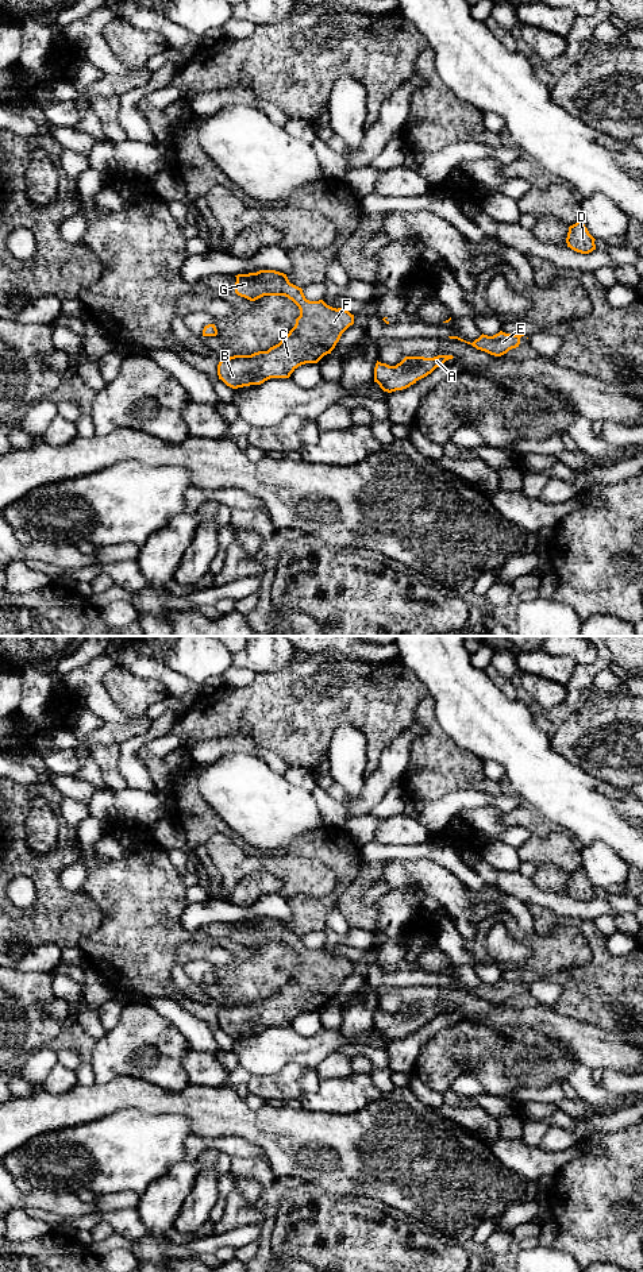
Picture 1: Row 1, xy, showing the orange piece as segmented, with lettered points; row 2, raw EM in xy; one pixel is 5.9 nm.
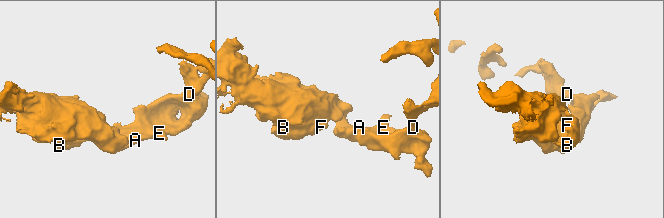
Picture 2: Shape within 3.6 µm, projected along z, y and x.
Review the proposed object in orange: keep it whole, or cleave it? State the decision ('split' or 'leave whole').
leave whole

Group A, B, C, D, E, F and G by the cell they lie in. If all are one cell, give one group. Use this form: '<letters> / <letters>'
A B C D E F G

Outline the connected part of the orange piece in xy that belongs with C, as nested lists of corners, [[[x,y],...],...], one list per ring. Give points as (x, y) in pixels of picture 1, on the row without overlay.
[[[276,918],[238,922],[235,941],[250,949],[263,944],[285,944],[300,957],[294,975],[267,999],[251,1003],[223,1005],[217,1024],[232,1037],[261,1033],[270,1026],[289,1026],[301,1013],[317,1011],[331,1002],[342,982],[354,972],[354,963],[332,956],[323,948],[309,949],[303,937]]]

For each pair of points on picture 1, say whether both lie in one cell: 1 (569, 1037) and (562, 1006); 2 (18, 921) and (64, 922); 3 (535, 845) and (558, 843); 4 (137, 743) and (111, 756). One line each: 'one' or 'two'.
1: two
2: one
3: one
4: two

